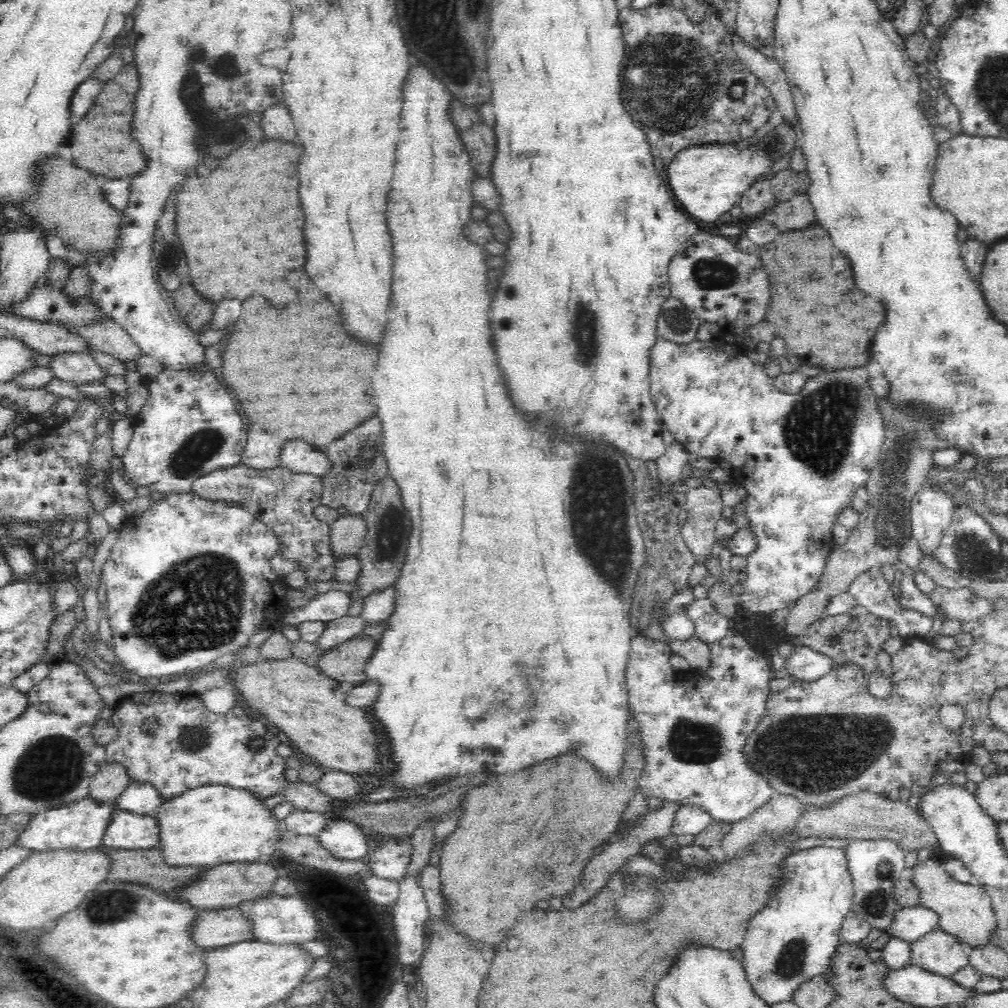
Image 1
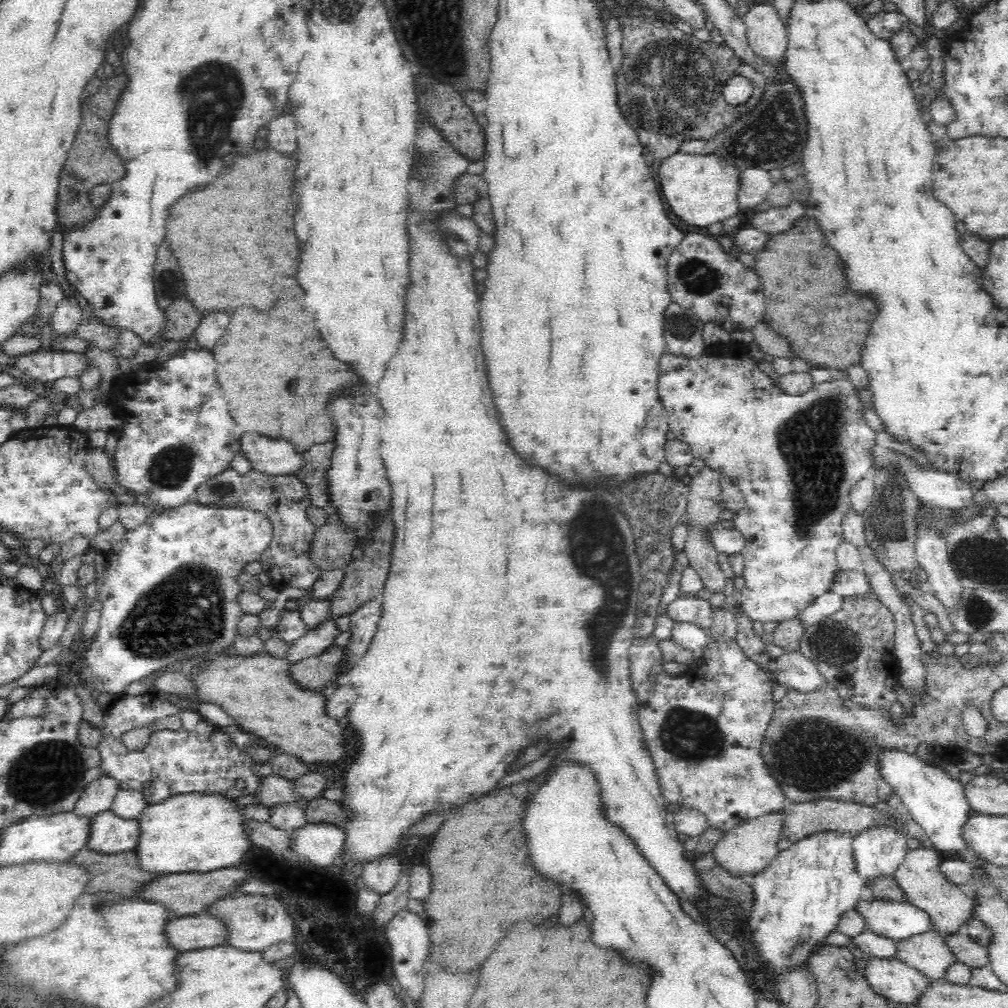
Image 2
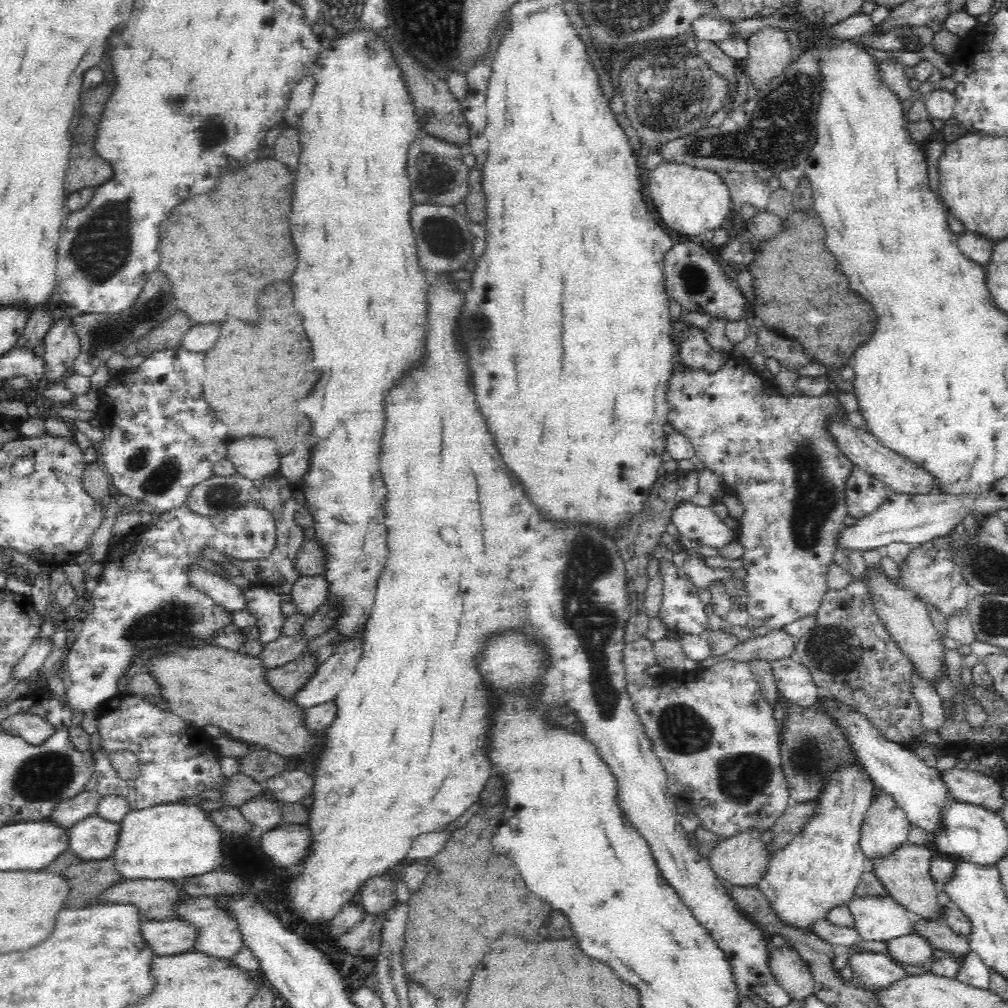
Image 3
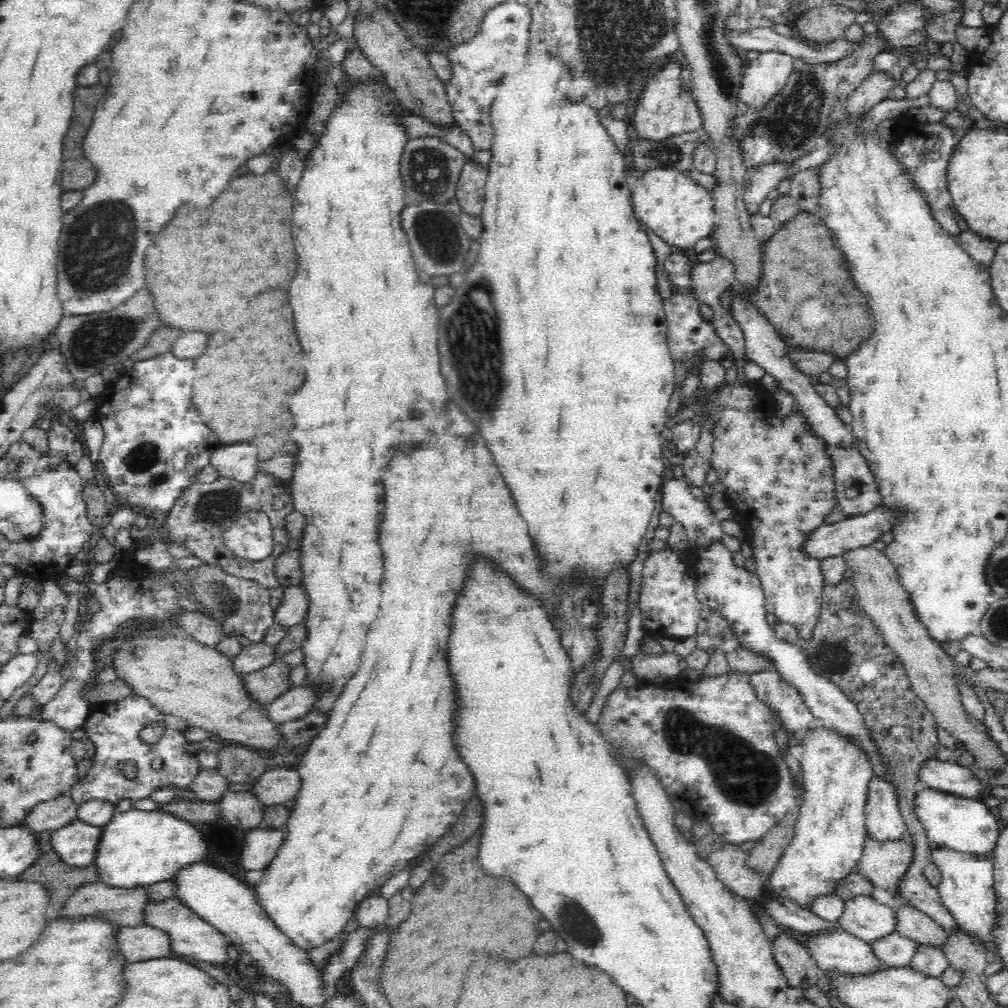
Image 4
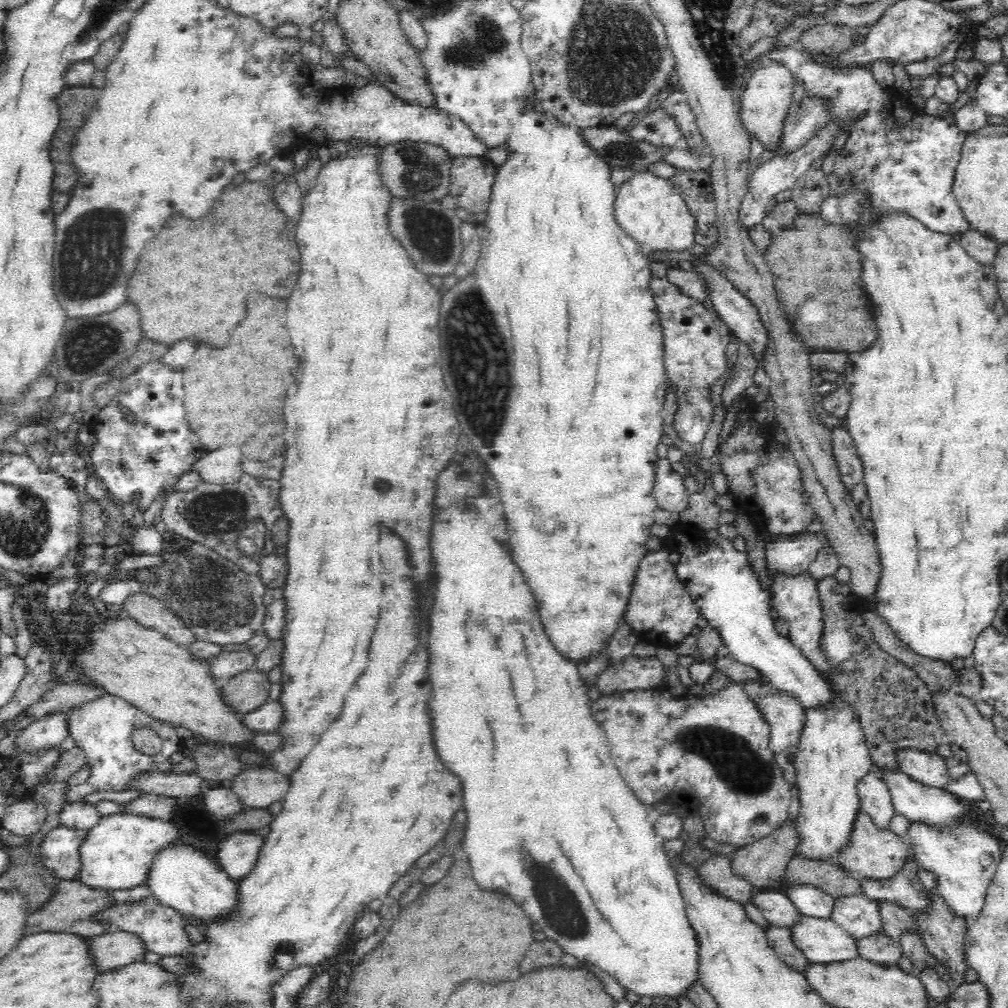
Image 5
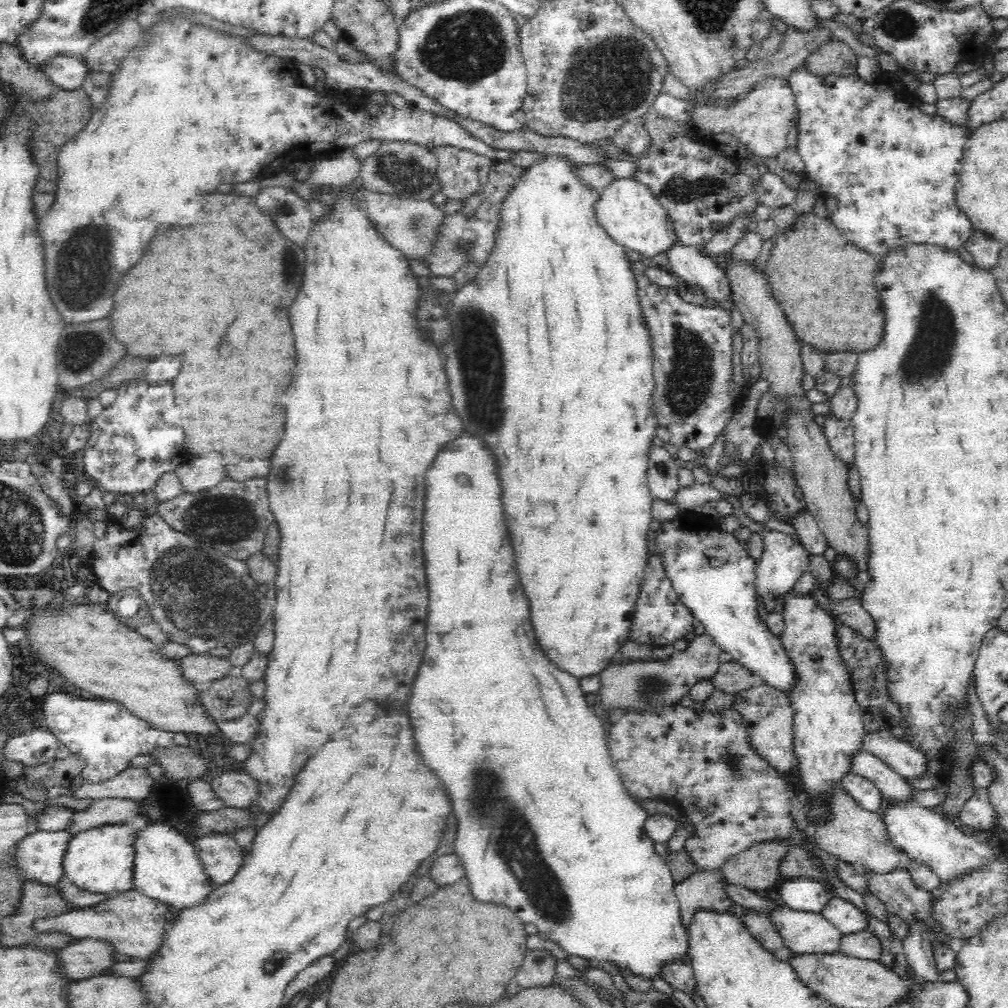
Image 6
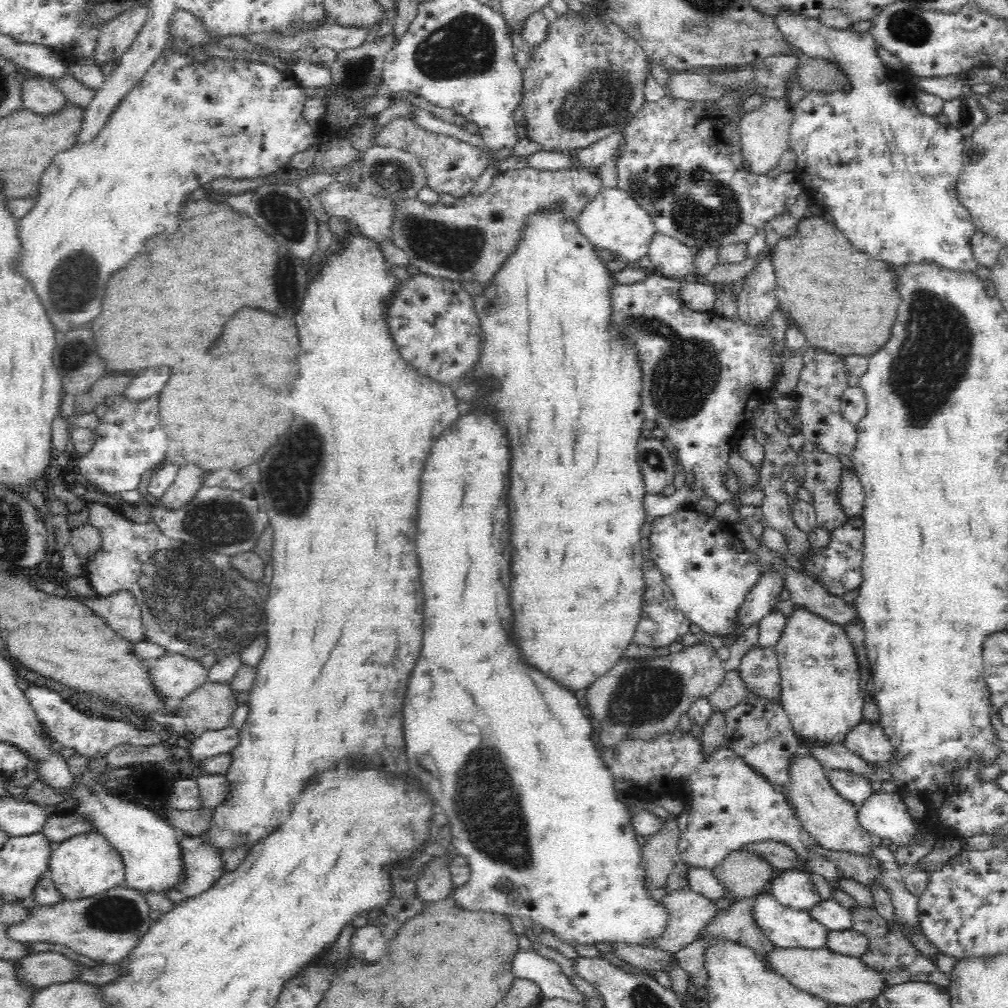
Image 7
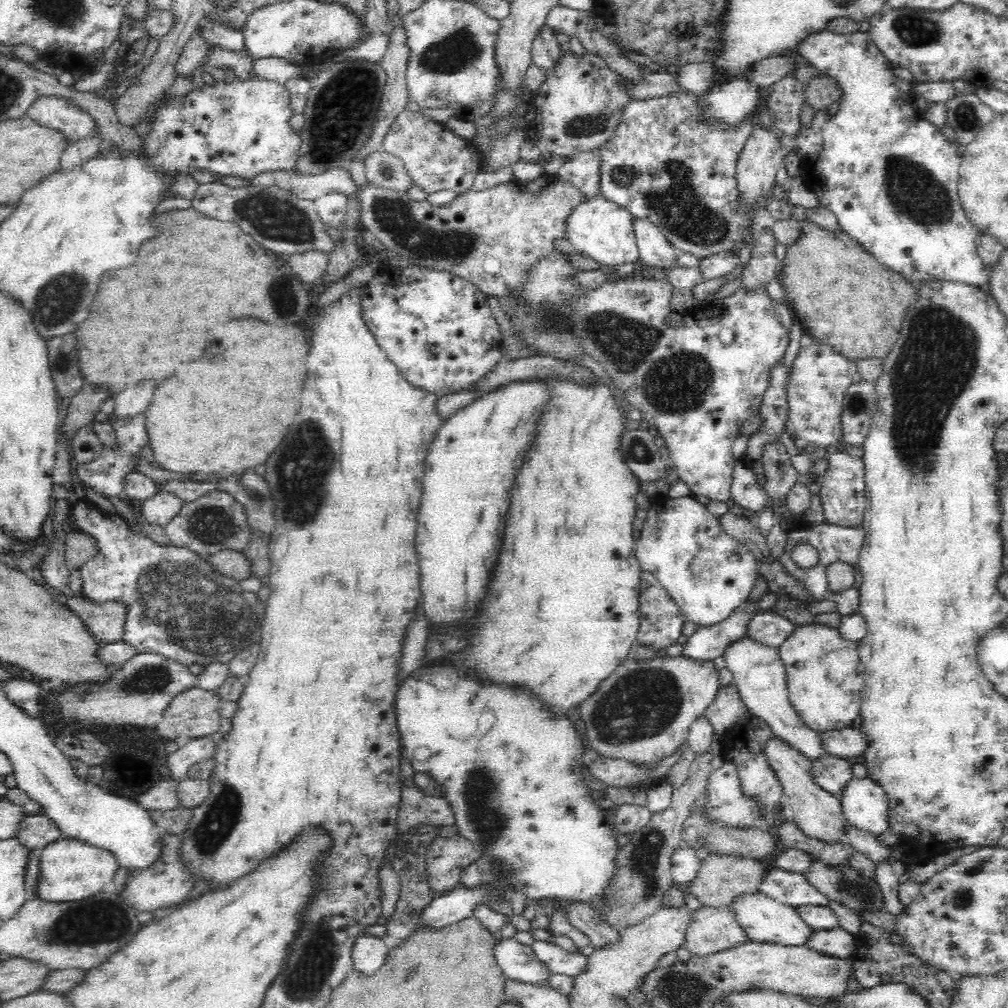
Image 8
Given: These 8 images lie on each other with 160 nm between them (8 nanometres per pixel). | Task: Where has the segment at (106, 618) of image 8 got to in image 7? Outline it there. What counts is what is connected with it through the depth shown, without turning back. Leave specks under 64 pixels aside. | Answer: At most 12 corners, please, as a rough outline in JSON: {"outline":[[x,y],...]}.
{"outline":[[130,591],[94,599],[74,595],[116,633],[146,641],[142,611]]}

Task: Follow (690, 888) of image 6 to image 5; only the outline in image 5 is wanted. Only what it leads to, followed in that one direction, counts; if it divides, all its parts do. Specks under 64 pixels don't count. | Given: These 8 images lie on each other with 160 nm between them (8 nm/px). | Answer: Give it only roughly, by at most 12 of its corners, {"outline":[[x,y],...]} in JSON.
{"outline":[[712,854],[698,866],[704,883],[742,904],[756,887],[734,873],[730,855]]}

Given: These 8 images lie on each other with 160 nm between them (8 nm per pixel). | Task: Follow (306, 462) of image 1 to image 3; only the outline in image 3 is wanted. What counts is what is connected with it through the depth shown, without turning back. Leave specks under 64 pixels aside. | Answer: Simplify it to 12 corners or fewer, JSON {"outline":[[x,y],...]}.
{"outline":[[246,436],[227,450],[236,472],[269,477],[280,454],[268,438]]}

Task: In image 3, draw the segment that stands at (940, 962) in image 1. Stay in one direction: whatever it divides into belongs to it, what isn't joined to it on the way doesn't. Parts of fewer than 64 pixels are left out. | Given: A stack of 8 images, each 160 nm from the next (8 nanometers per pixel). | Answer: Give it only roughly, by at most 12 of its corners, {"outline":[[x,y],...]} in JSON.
{"outline":[[917,932],[886,944],[892,960],[924,966],[937,961],[930,941]]}

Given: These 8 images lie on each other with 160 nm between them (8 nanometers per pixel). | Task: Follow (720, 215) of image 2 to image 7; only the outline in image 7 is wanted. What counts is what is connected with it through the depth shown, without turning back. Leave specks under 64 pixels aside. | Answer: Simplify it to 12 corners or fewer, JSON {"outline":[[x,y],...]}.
{"outline":[[604,186],[576,218],[582,233],[636,265],[656,223],[638,201]]}

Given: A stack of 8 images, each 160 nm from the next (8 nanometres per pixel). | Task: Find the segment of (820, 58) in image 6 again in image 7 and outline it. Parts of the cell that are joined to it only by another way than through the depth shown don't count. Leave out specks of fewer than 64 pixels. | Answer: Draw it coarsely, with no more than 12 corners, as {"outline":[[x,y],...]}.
{"outline":[[800,56],[796,73],[805,91],[849,83],[828,57]]}

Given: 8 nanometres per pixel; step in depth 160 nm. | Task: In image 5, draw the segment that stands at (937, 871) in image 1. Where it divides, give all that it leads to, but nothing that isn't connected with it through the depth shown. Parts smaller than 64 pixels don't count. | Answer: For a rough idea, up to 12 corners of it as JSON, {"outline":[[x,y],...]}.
{"outline":[[860,810],[836,863],[862,879],[902,870],[909,845]]}

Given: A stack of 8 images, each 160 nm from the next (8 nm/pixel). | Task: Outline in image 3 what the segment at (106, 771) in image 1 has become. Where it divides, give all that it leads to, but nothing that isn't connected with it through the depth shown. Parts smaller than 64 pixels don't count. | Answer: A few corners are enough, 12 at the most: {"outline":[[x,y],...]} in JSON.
{"outline":[[85,789],[62,800],[48,820],[73,828],[102,797]]}

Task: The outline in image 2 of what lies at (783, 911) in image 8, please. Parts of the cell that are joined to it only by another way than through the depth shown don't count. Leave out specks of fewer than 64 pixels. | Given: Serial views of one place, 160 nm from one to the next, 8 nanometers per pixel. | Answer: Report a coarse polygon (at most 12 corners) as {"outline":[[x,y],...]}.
{"outline":[[870,957],[864,976],[888,1001],[914,1005],[932,981],[896,957]]}

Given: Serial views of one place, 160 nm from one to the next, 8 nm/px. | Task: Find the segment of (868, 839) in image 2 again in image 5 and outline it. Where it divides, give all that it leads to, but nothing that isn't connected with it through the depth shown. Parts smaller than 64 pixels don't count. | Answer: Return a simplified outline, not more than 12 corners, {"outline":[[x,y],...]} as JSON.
{"outline":[[871,772],[858,782],[861,810],[888,831],[897,814],[889,785]]}

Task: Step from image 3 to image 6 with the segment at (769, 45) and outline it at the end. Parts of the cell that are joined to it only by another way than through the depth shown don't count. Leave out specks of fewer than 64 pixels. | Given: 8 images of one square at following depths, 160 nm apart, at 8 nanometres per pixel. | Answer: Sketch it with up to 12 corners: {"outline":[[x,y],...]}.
{"outline":[[785,78],[760,80],[723,109],[692,112],[701,135],[726,132],[752,157],[777,157],[795,116]]}

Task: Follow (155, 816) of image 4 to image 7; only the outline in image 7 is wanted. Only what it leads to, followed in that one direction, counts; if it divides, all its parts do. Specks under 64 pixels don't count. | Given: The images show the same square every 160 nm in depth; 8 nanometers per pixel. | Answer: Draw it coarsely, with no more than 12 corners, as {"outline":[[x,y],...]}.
{"outline":[[98,831],[52,844],[66,900],[124,885],[120,851]]}

